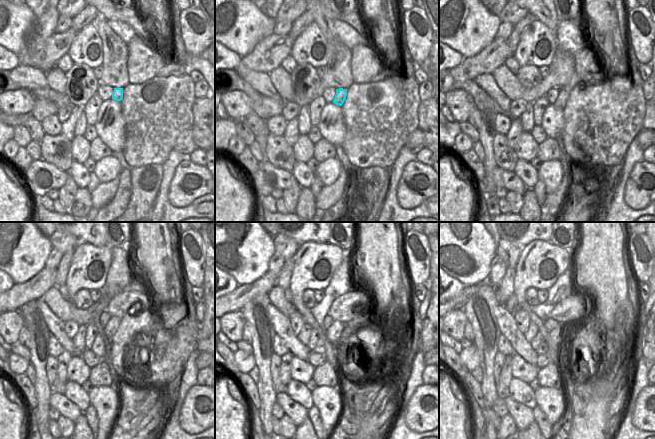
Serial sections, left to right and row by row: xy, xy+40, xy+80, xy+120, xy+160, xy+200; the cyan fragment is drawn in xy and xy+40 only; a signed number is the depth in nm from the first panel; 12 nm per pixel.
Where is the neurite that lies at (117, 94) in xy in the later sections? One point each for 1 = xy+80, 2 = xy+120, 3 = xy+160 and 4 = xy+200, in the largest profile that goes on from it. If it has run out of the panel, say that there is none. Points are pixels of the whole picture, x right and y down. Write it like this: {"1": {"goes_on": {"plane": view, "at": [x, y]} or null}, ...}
{"1": {"goes_on": {"plane": "xy+80", "at": [563, 95]}}, "2": {"goes_on": {"plane": "xy+120", "at": [110, 329]}}, "3": {"goes_on": {"plane": "xy+160", "at": [333, 333]}}, "4": {"goes_on": {"plane": "xy+200", "at": [556, 335]}}}

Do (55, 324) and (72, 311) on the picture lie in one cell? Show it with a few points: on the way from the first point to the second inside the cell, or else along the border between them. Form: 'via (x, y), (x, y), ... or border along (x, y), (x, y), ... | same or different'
border along (45, 302), (65, 323) | different

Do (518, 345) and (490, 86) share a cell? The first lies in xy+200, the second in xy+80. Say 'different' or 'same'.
same

